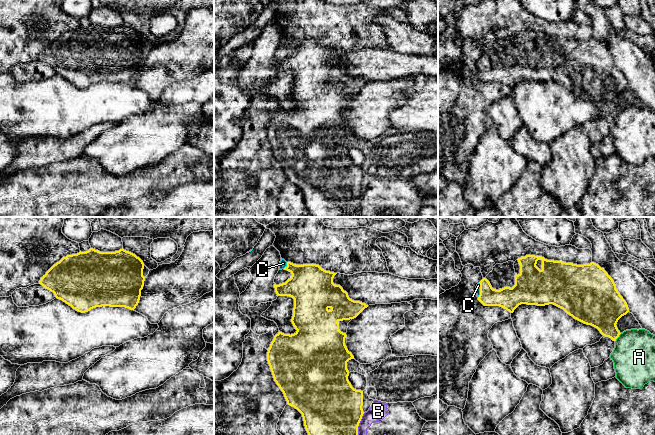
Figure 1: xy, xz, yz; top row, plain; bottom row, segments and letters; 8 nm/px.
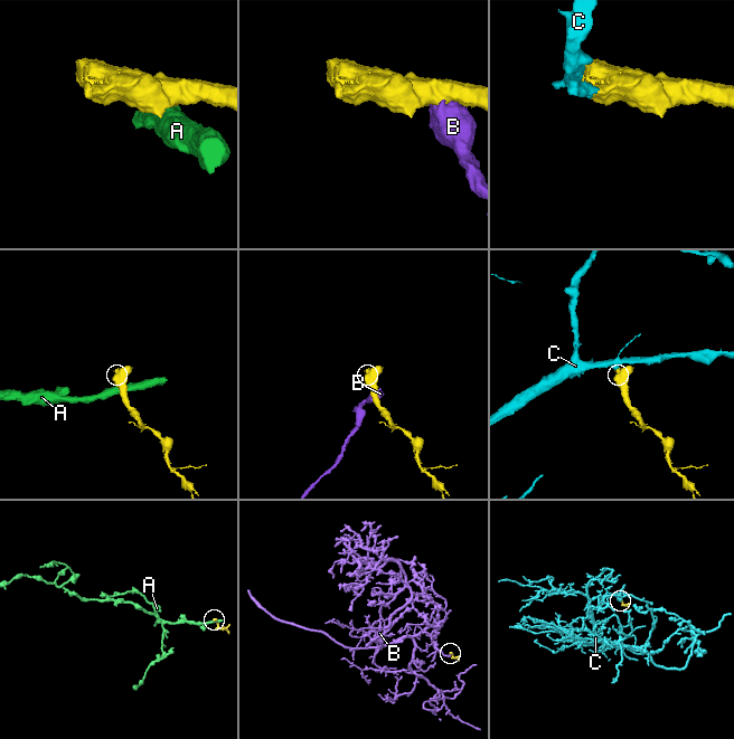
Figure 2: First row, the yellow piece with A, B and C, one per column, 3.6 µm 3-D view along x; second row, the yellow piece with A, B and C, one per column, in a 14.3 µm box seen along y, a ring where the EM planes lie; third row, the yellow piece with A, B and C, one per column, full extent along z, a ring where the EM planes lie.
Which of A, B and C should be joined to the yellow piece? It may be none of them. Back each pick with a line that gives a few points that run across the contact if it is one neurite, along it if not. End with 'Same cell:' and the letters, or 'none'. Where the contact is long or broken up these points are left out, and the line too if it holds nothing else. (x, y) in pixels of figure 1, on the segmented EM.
C: xz (310, 286), (287, 265), (283, 263)
Same cell: C

